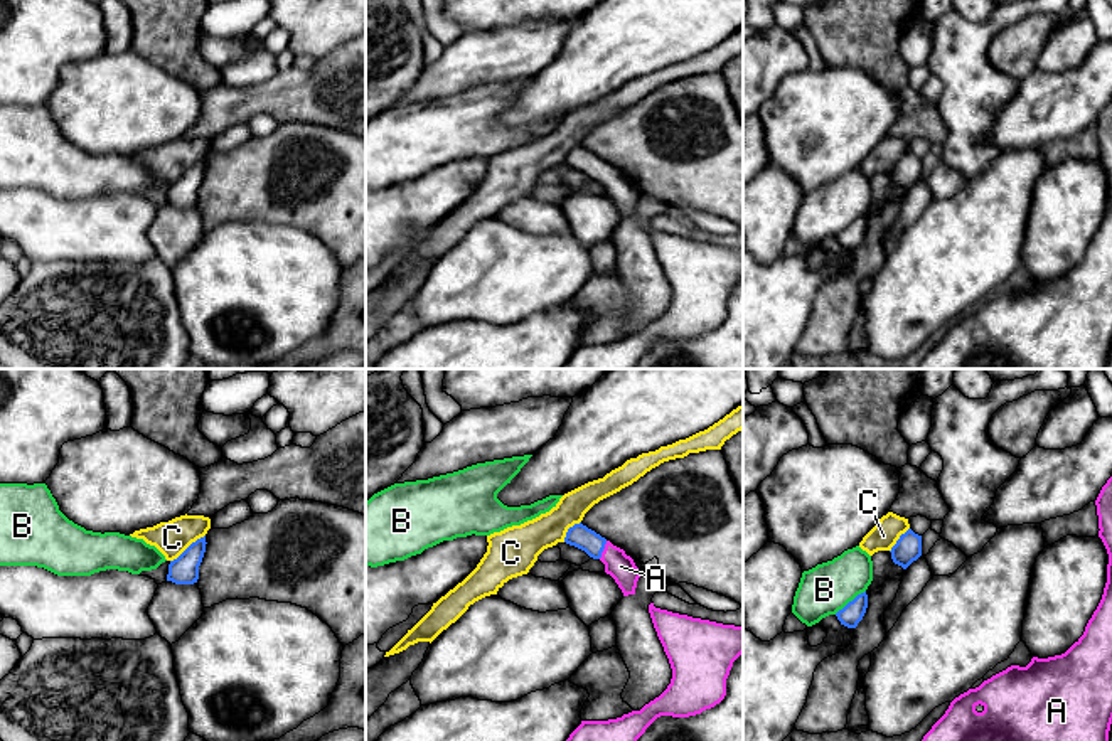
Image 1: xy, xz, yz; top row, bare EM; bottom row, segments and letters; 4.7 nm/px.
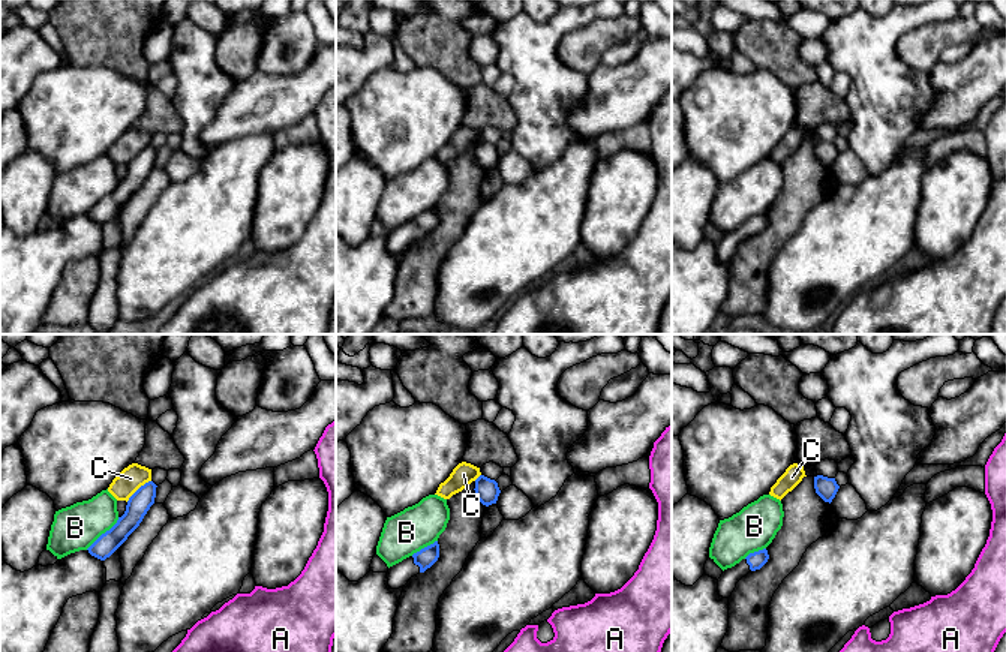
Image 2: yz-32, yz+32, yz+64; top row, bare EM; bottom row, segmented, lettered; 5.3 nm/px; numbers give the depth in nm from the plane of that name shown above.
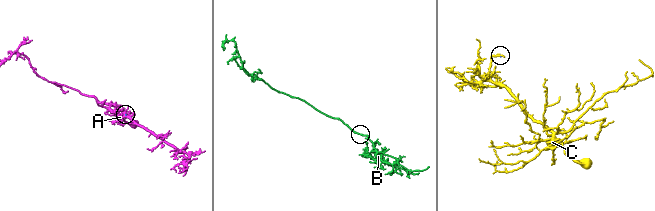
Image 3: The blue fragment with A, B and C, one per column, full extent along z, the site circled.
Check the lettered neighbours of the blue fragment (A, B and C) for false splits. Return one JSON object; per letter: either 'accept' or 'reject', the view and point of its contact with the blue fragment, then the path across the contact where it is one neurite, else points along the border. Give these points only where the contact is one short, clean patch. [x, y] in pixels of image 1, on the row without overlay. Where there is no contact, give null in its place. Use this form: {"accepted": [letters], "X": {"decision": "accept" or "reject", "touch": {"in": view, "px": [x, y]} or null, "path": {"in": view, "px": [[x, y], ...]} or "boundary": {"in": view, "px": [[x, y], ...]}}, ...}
{"accepted": ["A"], "A": {"decision": "accept", "touch": {"in": "xz", "px": [604, 170]}, "path": {"in": "xz", "px": [[580, 159], [604, 170], [620, 189]]}}, "B": {"decision": "reject", "touch": {"in": "yz", "px": [850, 224]}}, "C": {"decision": "reject", "touch": {"in": "xy", "px": [189, 169]}, "boundary": {"in": "xy", "px": [[204, 157], [171, 184]]}}}

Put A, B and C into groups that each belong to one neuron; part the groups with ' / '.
A / B / C

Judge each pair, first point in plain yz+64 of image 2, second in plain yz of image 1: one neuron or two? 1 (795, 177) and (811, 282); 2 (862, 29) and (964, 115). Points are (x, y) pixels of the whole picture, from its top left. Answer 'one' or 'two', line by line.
1: two
2: one

